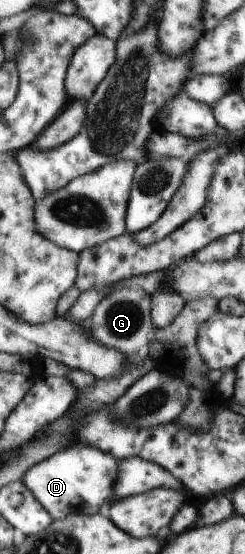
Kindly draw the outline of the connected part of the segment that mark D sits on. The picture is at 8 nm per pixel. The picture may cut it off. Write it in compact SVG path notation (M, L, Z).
M84 442L69 444L66 448L47 459L40 461L31 469L28 469L21 483L29 493L46 509L53 520L60 520L69 514L101 514L115 501L112 494L113 482L117 477L117 461L111 454L98 448L89 446Z

